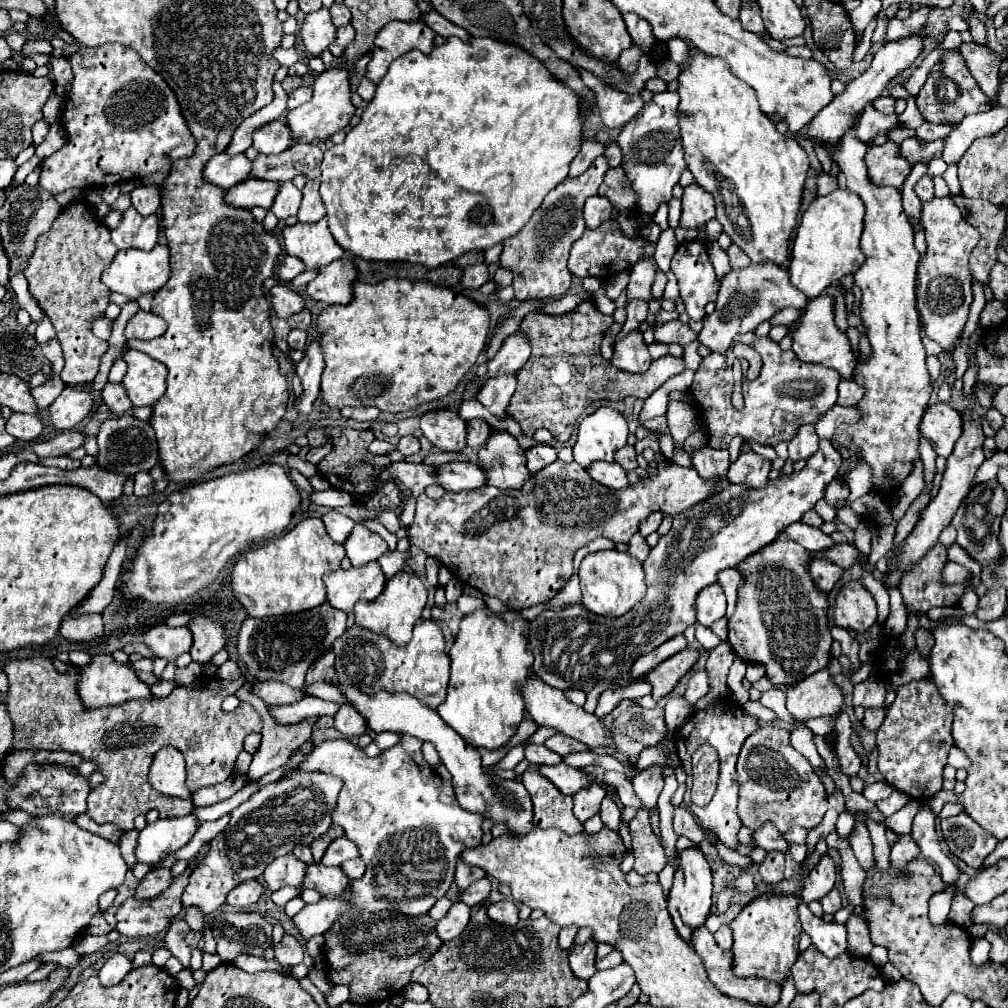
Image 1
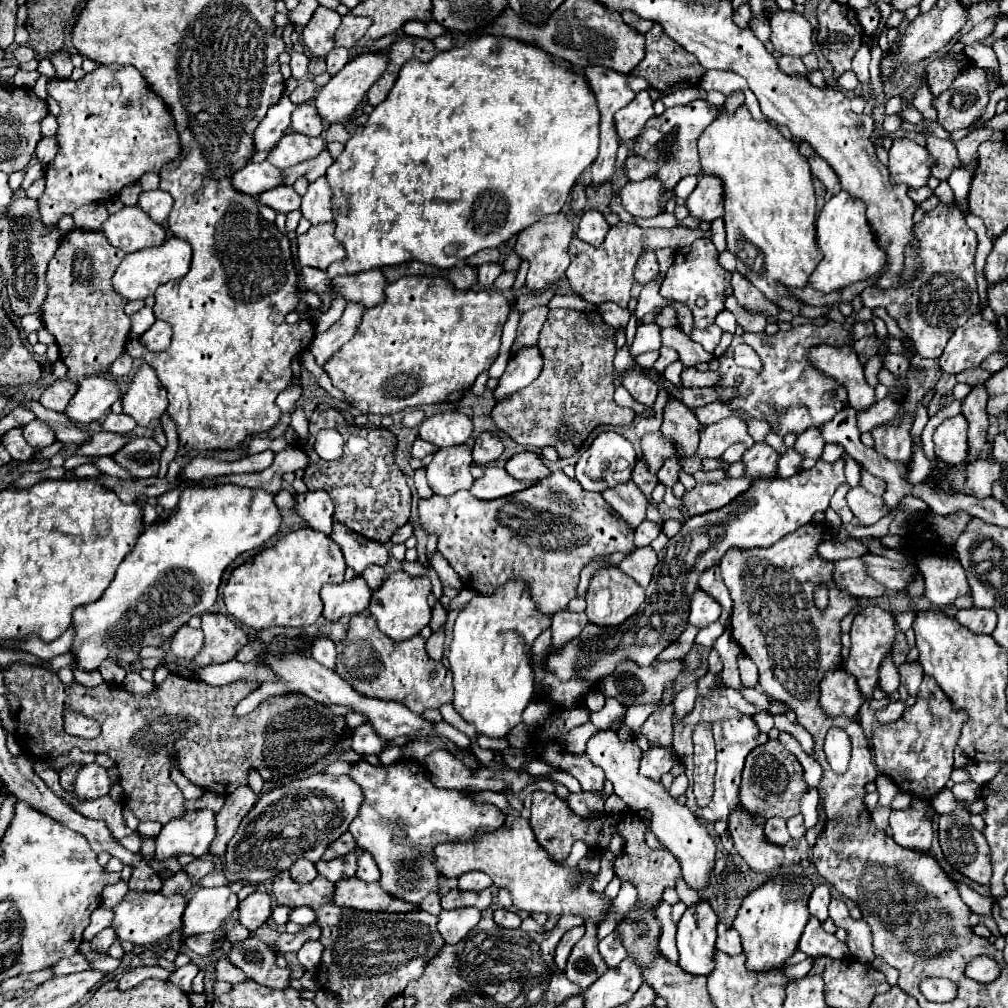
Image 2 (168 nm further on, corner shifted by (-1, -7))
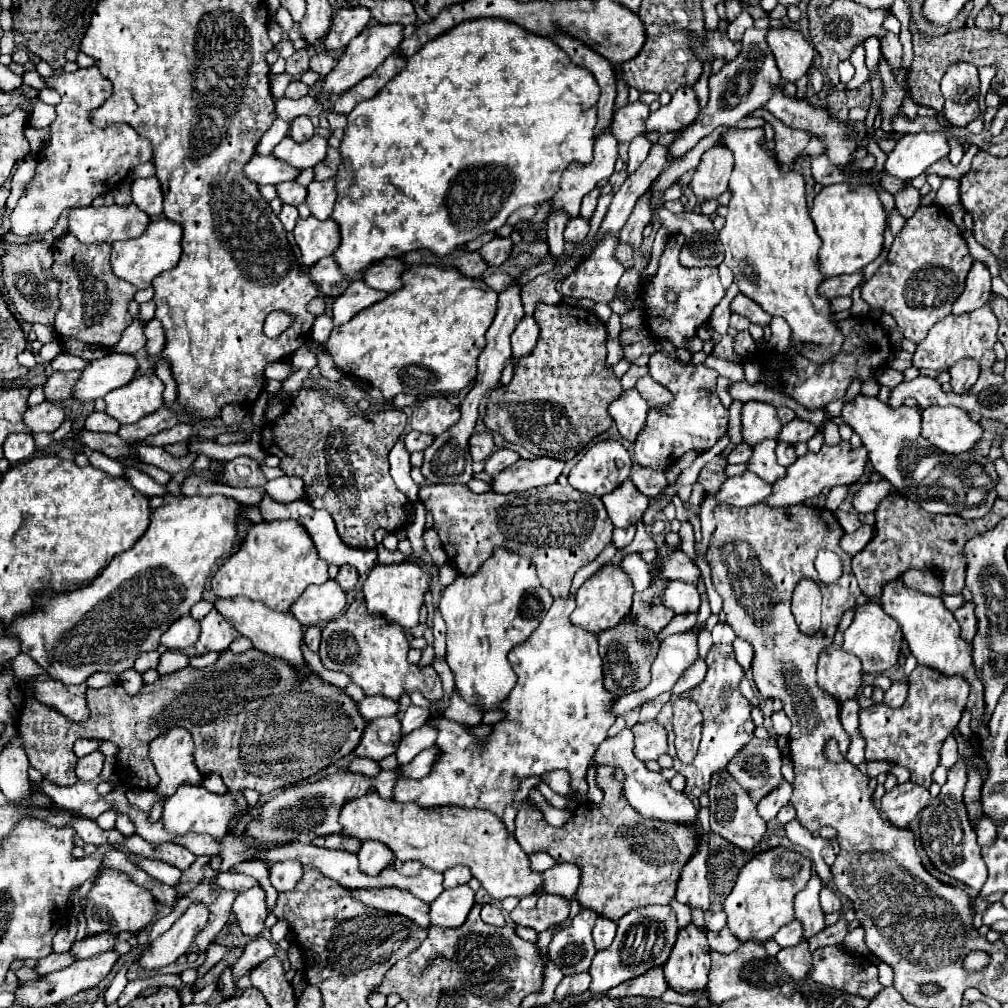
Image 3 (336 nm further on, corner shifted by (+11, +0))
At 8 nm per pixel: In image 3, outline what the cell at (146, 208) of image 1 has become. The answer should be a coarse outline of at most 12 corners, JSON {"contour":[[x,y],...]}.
{"contour":[[155,177],[135,179],[133,203],[149,217],[163,213],[163,193]]}

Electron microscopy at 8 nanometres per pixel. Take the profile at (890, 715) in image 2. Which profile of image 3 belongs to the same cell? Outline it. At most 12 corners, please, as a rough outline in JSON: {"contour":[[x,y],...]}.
{"contour":[[897,681],[885,691],[883,705],[901,707],[907,697],[907,681]]}

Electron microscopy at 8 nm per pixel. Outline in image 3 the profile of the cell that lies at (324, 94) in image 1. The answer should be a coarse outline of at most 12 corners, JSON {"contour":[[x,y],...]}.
{"contour":[[403,25],[361,31],[323,77],[341,95],[371,75],[403,39]]}

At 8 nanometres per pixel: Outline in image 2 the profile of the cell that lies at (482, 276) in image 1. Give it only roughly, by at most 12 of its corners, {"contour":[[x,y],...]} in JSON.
{"contour":[[501,262],[479,266],[479,284],[491,288],[503,272]]}

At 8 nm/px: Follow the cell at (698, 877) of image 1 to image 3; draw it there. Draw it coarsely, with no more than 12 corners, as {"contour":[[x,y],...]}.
{"contour":[[695,923],[679,929],[663,965],[667,985],[705,989],[709,945]]}

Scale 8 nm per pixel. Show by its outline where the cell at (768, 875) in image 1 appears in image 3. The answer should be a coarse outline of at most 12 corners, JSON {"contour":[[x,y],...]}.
{"contour":[[727,773],[711,779],[711,831],[751,851],[765,835],[757,805]]}

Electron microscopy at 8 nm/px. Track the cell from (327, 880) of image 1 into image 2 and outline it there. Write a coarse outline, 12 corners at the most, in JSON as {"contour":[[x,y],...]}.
{"contour":[[337,882],[339,906],[369,912],[413,912],[419,904],[387,894],[377,882]]}

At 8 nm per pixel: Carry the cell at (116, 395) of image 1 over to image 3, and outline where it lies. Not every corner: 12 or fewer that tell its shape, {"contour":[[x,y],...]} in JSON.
{"contour":[[91,413],[85,419],[87,431],[115,433],[117,419],[107,413]]}

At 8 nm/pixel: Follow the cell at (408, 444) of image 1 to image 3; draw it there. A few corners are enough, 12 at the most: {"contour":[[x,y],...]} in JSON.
{"contour":[[417,431],[405,435],[405,449],[425,451],[433,443],[431,435]]}

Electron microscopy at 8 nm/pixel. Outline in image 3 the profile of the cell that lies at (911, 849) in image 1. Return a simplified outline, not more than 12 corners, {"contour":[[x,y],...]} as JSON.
{"contour":[[911,781],[881,799],[883,817],[895,827],[927,805],[929,791]]}

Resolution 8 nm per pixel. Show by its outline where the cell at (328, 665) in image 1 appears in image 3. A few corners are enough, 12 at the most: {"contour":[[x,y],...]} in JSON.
{"contour":[[321,627],[305,629],[305,643],[313,653],[319,651]]}

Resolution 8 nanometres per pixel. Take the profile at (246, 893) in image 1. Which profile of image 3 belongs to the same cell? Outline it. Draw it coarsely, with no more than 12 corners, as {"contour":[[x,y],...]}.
{"contour":[[251,887],[233,903],[241,931],[255,937],[263,931],[265,891]]}

